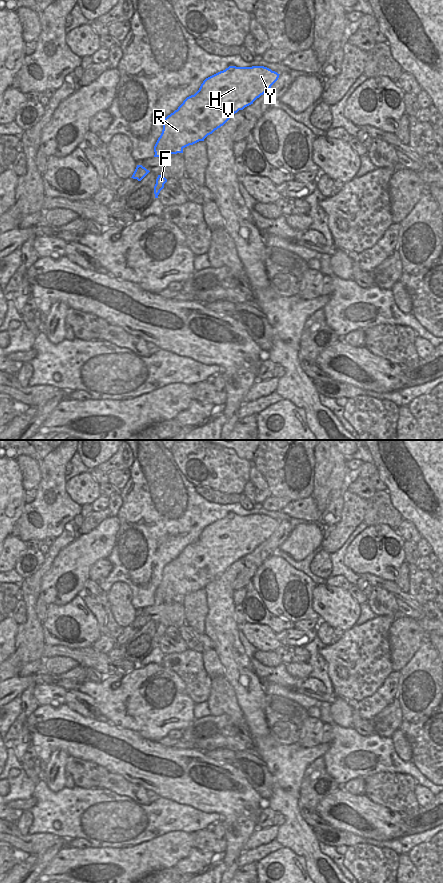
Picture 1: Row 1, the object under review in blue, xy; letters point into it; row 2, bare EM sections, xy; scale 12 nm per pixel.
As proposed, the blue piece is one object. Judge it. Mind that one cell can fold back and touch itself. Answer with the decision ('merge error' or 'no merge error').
merge error

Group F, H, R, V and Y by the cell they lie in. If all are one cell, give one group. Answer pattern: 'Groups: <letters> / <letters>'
Groups: F / H R V Y.

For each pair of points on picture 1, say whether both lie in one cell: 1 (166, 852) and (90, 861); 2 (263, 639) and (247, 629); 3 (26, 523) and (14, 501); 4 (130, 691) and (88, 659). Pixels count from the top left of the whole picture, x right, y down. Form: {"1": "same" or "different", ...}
{"1": "same", "2": "same", "3": "different", "4": "different"}

